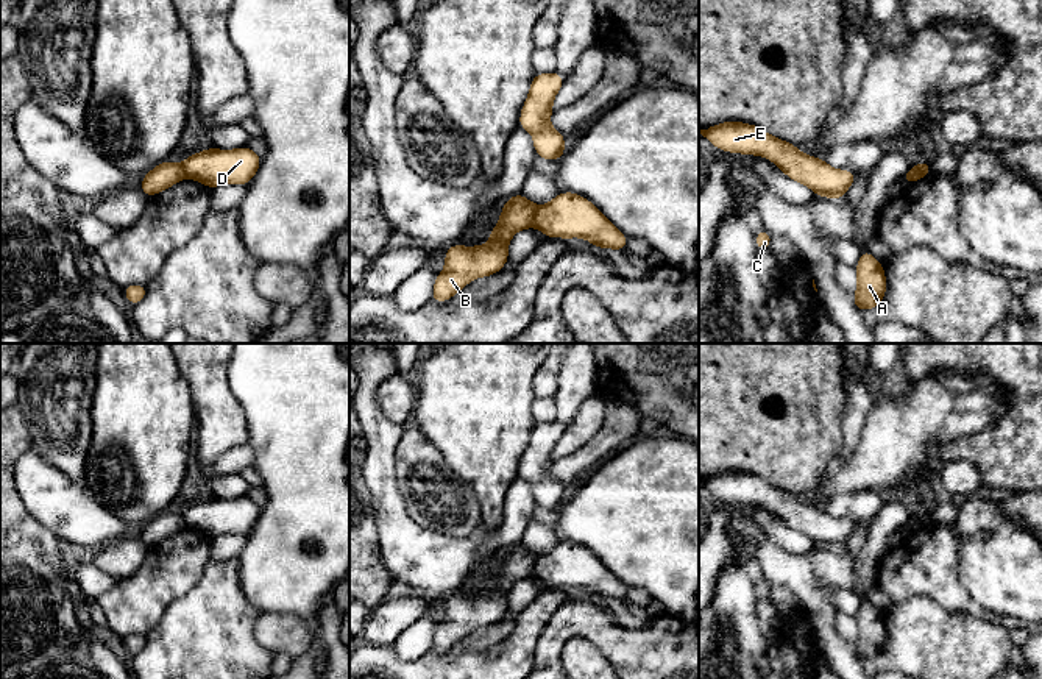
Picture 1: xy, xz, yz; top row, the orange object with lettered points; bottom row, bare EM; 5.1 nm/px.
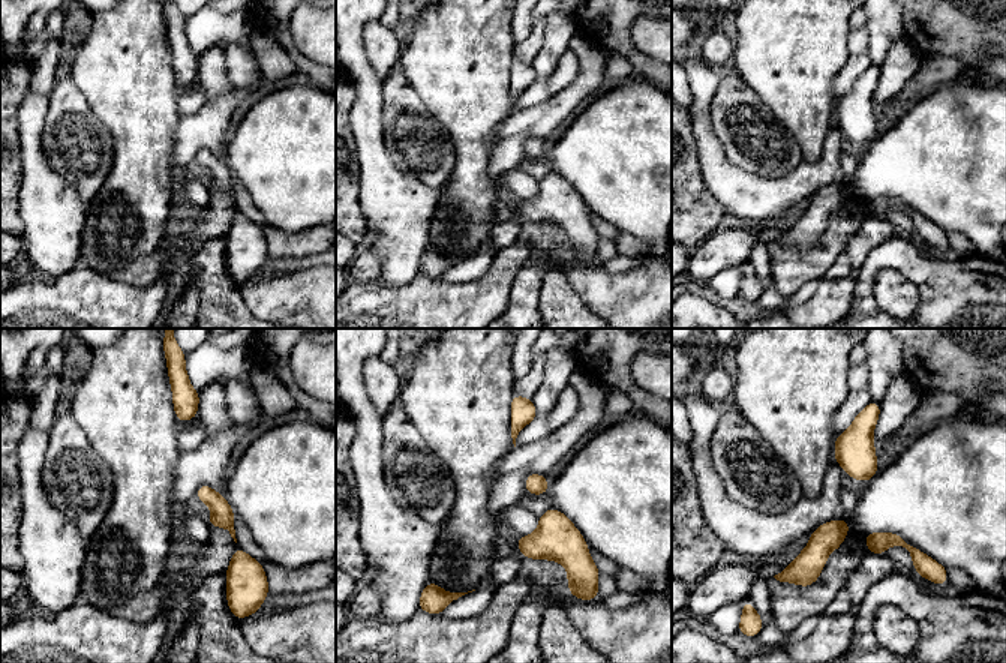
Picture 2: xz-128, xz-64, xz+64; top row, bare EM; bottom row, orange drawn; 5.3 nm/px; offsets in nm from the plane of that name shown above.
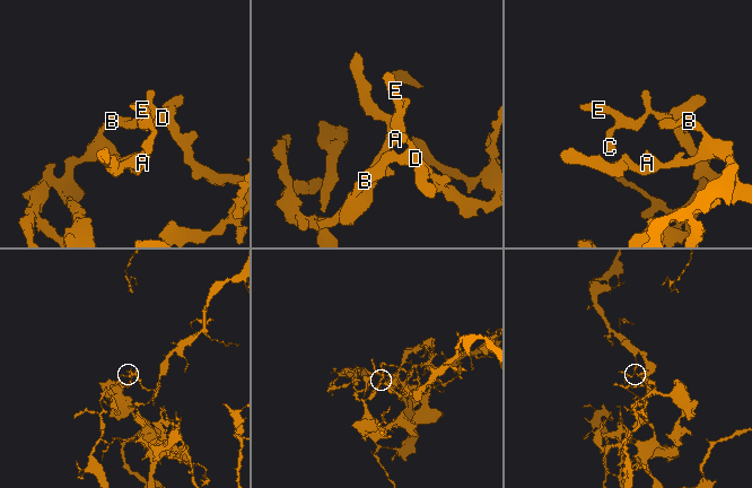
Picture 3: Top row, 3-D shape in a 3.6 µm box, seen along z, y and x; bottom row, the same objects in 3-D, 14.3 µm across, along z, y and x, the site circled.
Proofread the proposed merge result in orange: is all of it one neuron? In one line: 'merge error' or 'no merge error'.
merge error

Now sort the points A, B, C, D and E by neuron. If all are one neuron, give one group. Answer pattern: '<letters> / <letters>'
A B / C D E

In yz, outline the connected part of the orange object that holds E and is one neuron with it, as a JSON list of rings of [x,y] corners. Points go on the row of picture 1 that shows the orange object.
[[[724,122],[699,131],[719,150],[758,155],[775,162],[792,181],[808,186],[817,197],[841,200],[856,175],[852,170],[836,170],[824,159],[811,158],[764,130],[743,123]]]

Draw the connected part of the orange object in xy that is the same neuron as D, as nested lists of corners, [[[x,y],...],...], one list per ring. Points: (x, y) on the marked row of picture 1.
[[[248,147],[237,150],[206,148],[183,162],[186,176],[206,184],[209,189],[223,184],[248,184],[262,158]]]

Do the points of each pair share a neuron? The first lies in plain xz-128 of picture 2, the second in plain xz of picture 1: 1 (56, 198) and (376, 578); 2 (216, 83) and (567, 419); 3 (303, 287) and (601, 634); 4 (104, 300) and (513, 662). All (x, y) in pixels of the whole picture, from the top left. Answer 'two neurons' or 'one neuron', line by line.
1: two neurons
2: one neuron
3: one neuron
4: one neuron

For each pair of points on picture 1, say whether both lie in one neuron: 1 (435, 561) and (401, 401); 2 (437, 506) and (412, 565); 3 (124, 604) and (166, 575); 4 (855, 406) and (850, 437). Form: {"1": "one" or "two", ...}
{"1": "two", "2": "two", "3": "one", "4": "one"}

